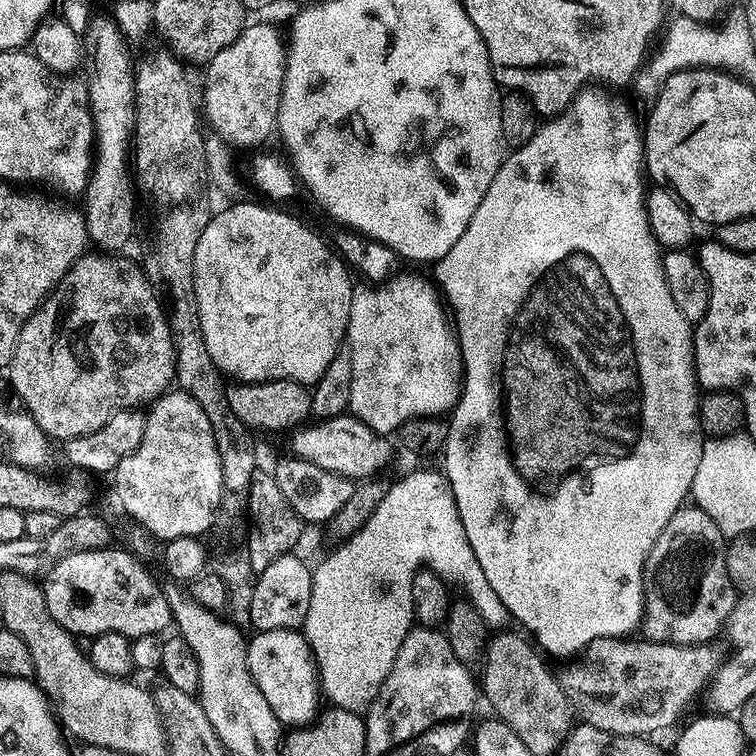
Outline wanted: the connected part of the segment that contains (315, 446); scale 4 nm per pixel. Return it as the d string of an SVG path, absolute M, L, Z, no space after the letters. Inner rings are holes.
M351 414L342 416L329 416L317 419L315 422L305 423L291 433L291 455L298 460L305 460L322 470L337 472L353 481L360 482L365 478L377 475L379 468L388 464L392 456L392 444L387 435L370 430ZM316 423L316 424L312 424Z

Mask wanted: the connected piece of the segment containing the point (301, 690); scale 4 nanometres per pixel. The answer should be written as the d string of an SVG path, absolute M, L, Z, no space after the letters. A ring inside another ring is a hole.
M295 628L266 630L265 632L256 632L253 637L248 640L248 669L258 686L258 690L262 690L266 702L270 702L270 710L274 710L274 714L284 726L303 726L312 723L313 720L317 719L318 709L322 704L322 693L316 659L312 656L303 631Z

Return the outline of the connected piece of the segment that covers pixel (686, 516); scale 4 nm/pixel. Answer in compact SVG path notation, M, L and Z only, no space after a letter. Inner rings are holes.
M697 506L679 508L666 522L666 530L658 534L648 555L646 565L650 577L650 587L644 602L644 618L642 632L654 644L707 644L715 641L716 635L727 625L738 599L738 590L732 584L730 574L726 570L726 537L722 530L714 524L714 519Z

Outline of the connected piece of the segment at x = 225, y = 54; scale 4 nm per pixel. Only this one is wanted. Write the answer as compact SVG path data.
M249 23L240 37L226 46L226 50L218 50L215 58L207 61L209 84L204 92L204 100L202 96L202 108L206 113L207 123L209 120L216 127L213 128L215 135L229 145L260 144L271 132L273 135L277 131L288 59L289 49L286 47L285 37L284 40L280 37L280 32L274 25Z

